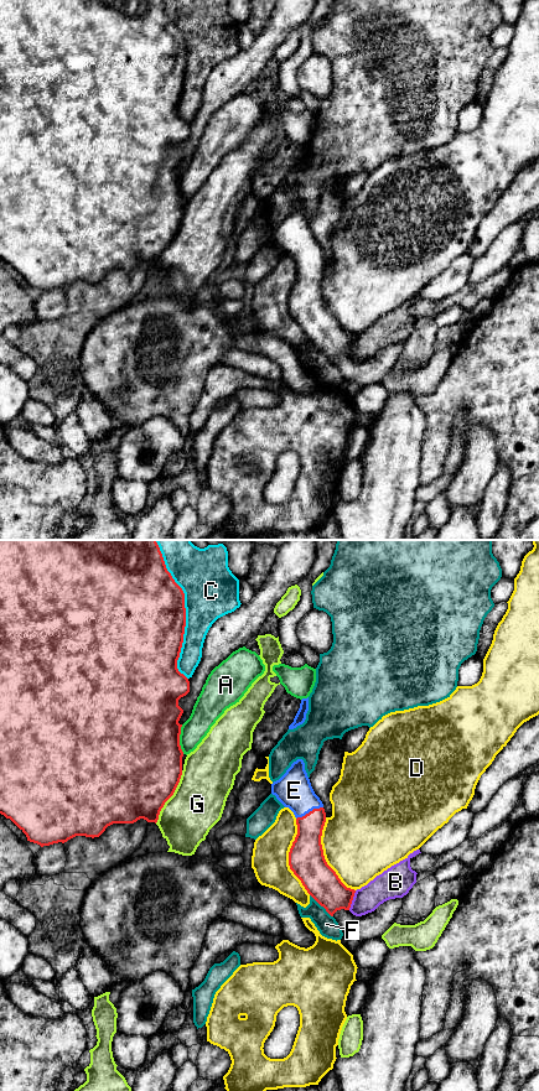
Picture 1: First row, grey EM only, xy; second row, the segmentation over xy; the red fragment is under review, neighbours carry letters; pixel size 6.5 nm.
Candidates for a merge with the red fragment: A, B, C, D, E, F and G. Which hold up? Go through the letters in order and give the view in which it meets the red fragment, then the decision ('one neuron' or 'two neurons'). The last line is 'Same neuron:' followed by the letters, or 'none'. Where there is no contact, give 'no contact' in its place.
A: contact in xy; two neurons
B: contact in xy; two neurons
C: contact in xy; two neurons
D: contact in xy; two neurons
E: contact in xy; one neuron
F: contact in xy; two neurons
G: contact in xy; two neurons
Same neuron: E

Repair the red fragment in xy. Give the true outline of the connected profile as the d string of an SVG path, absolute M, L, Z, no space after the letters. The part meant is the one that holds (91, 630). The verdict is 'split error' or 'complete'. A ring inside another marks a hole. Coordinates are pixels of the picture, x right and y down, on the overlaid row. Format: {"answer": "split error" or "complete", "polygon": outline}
{"answer": "complete", "polygon": "M0 540L0 814L1 814L1 815L4 815L4 816L5 816L5 817L6 817L6 819L10 819L10 820L11 820L11 821L12 821L12 822L14 822L14 824L15 824L15 825L16 825L16 826L17 826L17 827L19 827L19 828L20 828L20 830L21 830L21 831L22 831L22 832L24 832L24 833L25 833L25 835L26 835L26 837L27 837L27 841L30 841L30 842L33 842L33 843L37 843L37 845L40 845L40 846L41 846L41 847L43 847L43 846L50 846L50 845L53 845L53 843L58 843L58 842L62 842L62 843L64 843L64 842L67 842L67 841L68 841L68 840L71 840L71 838L73 838L73 837L76 837L76 836L85 836L85 837L92 837L92 838L94 838L94 837L99 837L99 836L100 836L100 835L102 835L102 833L103 833L103 832L104 832L104 831L105 831L105 828L107 828L107 827L108 827L108 826L110 826L110 825L113 825L113 824L134 824L134 822L136 822L136 821L138 821L138 820L140 820L140 819L144 819L144 820L146 820L146 821L147 821L147 822L155 822L155 824L156 824L156 822L157 822L157 820L159 820L159 815L160 815L160 811L161 811L161 809L162 809L162 807L164 807L164 805L165 805L165 802L166 802L166 801L167 801L167 800L169 800L169 799L170 799L170 798L171 798L171 796L172 796L172 795L173 795L173 793L175 793L175 790L176 790L176 788L177 788L177 785L178 785L178 783L180 783L180 779L181 779L181 775L182 775L182 757L183 757L183 752L182 752L182 749L181 749L181 745L180 745L180 734L181 734L181 727L182 727L182 724L180 724L180 723L178 723L178 721L180 721L180 718L181 718L181 716L182 716L182 713L183 713L183 710L182 710L182 708L181 708L181 707L180 707L180 706L178 706L178 700L180 700L180 698L181 698L181 697L183 697L183 696L186 696L186 695L187 695L187 693L188 693L188 692L190 692L190 681L188 681L188 679L187 679L187 677L186 677L186 676L185 676L185 675L183 675L183 674L181 674L181 672L180 672L180 671L178 671L178 669L177 669L177 660L178 660L178 658L180 658L180 653L181 653L181 648L182 648L182 643L183 643L183 634L185 634L185 627L186 627L186 608L185 608L185 593L183 593L183 591L182 591L182 588L181 588L181 587L180 587L180 586L178 586L178 585L177 585L177 583L176 583L176 582L175 582L175 580L173 580L173 578L172 578L172 576L171 576L171 573L170 573L170 572L169 572L169 571L167 571L167 568L166 568L166 565L165 565L165 561L164 561L164 557L162 557L162 554L161 554L161 551L160 551L160 547L159 547L159 545L157 545L157 542L156 542L156 540Z"}

